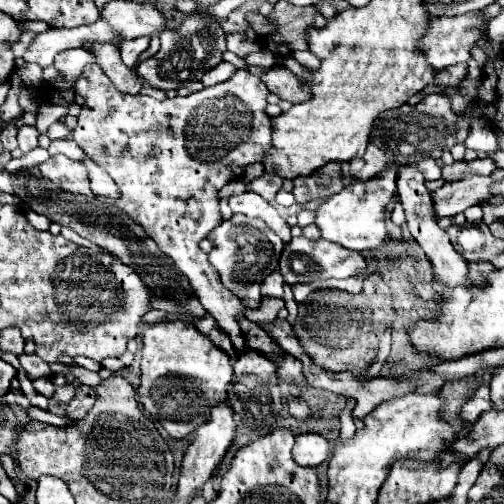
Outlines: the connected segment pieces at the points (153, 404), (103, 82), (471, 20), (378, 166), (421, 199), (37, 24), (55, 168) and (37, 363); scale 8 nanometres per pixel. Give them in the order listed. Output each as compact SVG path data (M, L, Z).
M191 322L151 324L143 334L139 402L173 438L189 436L209 418L213 404L227 400L227 384L233 378L229 354L219 350Z
M89 64L77 78L77 94L85 98L85 104L75 128L75 140L85 150L85 154L119 186L121 200L115 200L115 206L125 210L127 216L139 224L151 240L155 240L159 250L173 260L175 268L185 278L189 278L195 296L199 294L201 304L217 320L221 330L227 332L237 352L243 350L245 338L237 324L237 316L243 316L245 304L221 284L217 270L209 264L207 254L201 252L199 242L223 220L217 198L219 190L227 182L239 178L245 166L261 162L265 150L269 150L271 118L265 114L269 94L267 86L249 70L237 70L229 80L221 84L203 88L201 92L189 94L185 98L167 98L159 102L143 94L131 96L115 90L113 82L103 74L103 70L97 64Z
M469 12L469 14L453 16L453 18L447 18L447 16L433 18L427 34L417 44L417 52L421 52L427 58L427 64L433 68L433 72L441 72L447 66L467 62L471 58L469 52L475 46L475 40L479 40L479 36L487 28L487 24L489 24L489 18L483 16L481 12Z
M369 144L365 156L363 158L353 158L349 162L349 166L351 166L349 174L351 174L353 180L369 180L387 166L387 156L379 146Z
M401 166L399 168L401 176L397 178L397 194L401 200L401 206L405 210L405 220L407 220L407 230L409 234L415 238L415 242L425 250L427 258L433 264L433 274L439 280L439 284L443 288L451 288L451 286L469 286L473 284L467 276L469 268L463 260L463 256L453 248L449 234L437 224L435 216L433 216L433 200L431 200L431 192L425 188L425 178L421 176L421 172L415 166Z
M31 20L31 22L21 22L19 28L21 30L29 30L33 34L41 34L41 32L47 32L49 30L49 24L45 24L43 20Z
M55 154L47 162L43 162L39 166L39 170L41 170L43 178L49 178L63 192L93 196L93 192L89 188L87 170L85 170L85 166L81 162L73 162L63 154Z
M23 354L23 356L19 356L19 360L21 360L21 366L27 370L27 374L29 374L31 380L45 378L45 376L51 374L49 364L43 362L37 354L31 354L31 356L29 356L29 354Z

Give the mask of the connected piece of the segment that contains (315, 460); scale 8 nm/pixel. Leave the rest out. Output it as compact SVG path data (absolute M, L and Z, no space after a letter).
M299 434L293 446L293 460L301 466L319 466L327 460L329 444L321 434Z

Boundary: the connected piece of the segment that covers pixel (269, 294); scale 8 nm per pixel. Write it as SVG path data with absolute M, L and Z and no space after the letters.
M271 272L261 284L261 298L281 298L283 294L283 276L279 272Z

